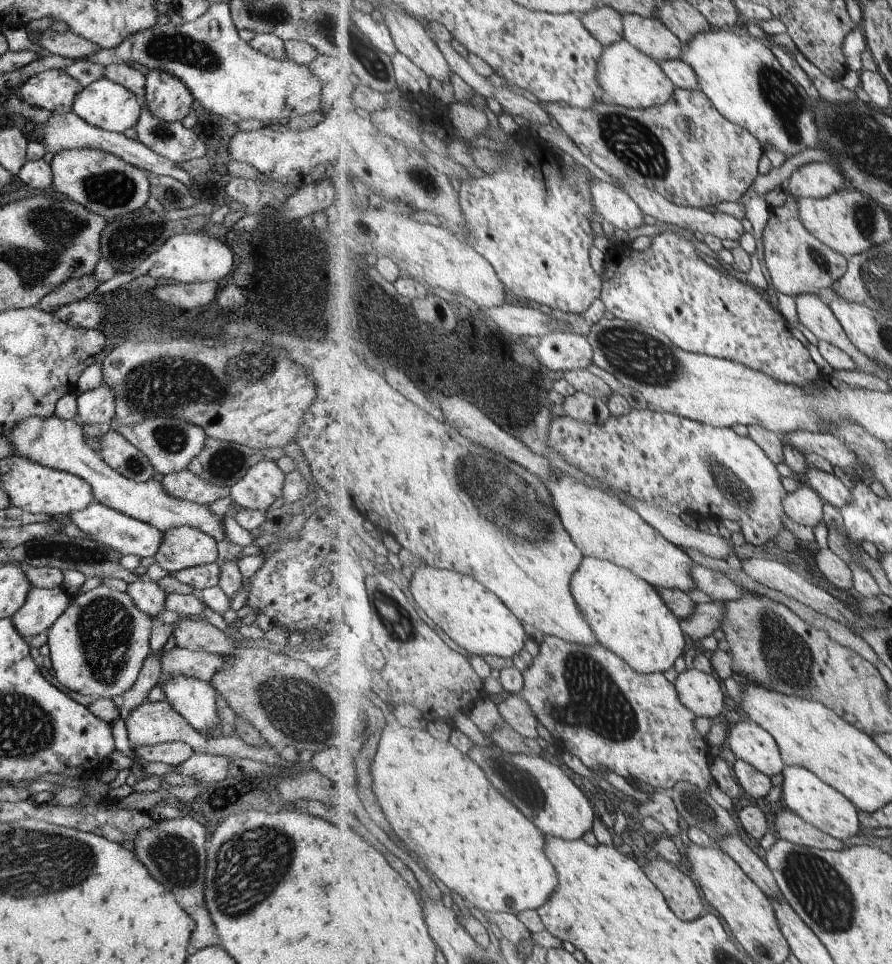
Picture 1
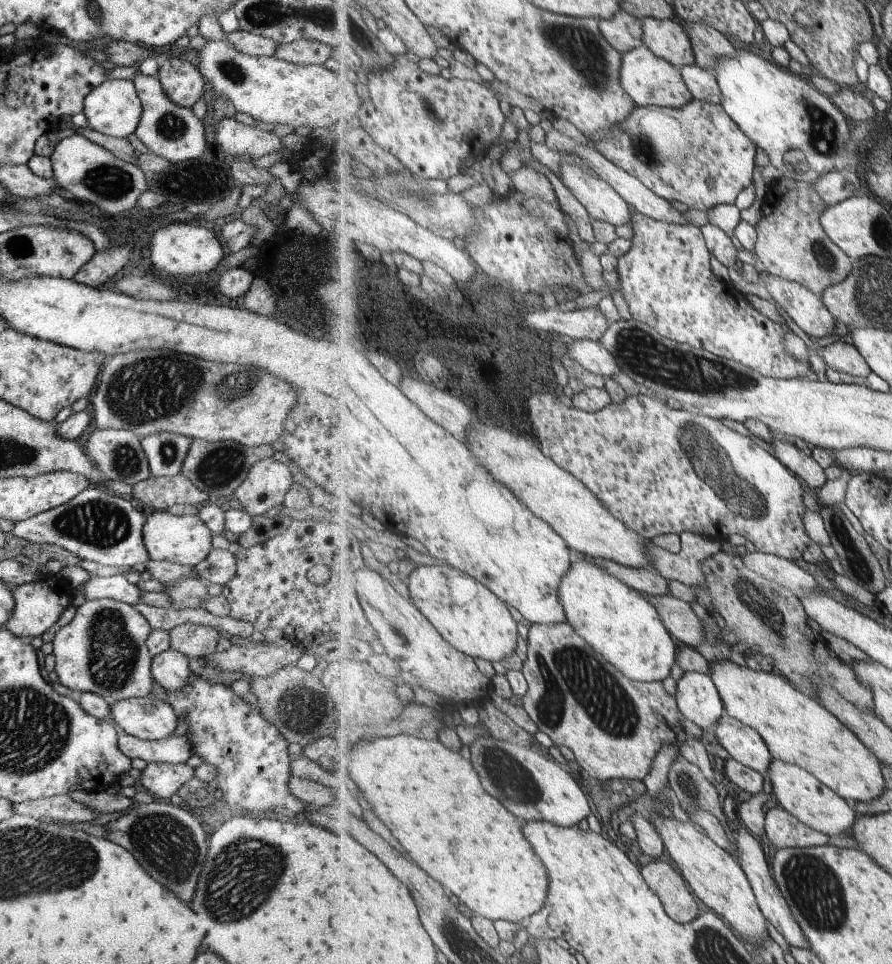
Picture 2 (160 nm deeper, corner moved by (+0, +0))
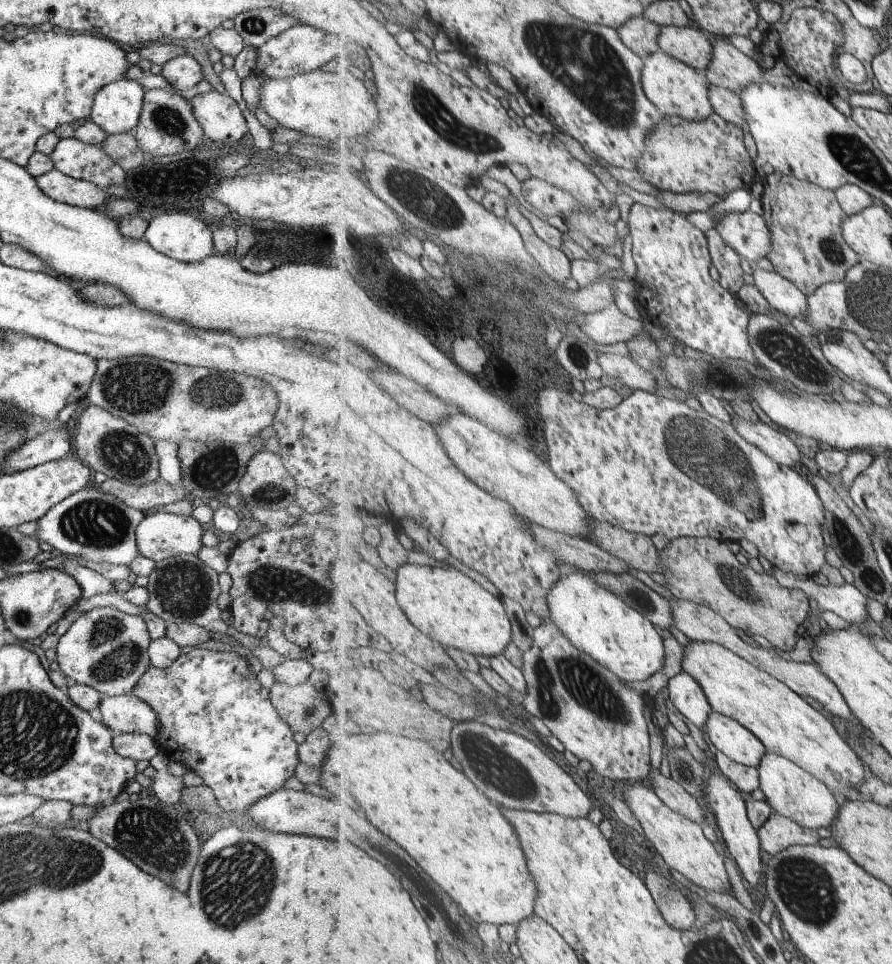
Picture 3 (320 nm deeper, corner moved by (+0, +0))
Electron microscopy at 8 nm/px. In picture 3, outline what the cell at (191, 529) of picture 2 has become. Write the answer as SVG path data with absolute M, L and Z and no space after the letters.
M158 511L153 515L145 513L135 527L134 539L139 555L160 564L168 563L182 554L195 555L202 546L200 542L202 532L202 526L191 515L174 515Z

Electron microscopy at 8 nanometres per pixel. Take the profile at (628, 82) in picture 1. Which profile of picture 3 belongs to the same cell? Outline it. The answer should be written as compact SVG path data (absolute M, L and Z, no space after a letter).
M663 50L645 60L644 89L648 97L669 117L679 117L689 122L703 122L715 112L710 99L710 82L705 72L694 69L681 59Z

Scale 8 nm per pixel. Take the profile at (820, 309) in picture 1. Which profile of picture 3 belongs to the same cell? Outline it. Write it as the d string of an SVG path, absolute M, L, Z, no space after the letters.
M758 268L753 271L754 284L773 309L809 322L808 296L776 270L769 272Z

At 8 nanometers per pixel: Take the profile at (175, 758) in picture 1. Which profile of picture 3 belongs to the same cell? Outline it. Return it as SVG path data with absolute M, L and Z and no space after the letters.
M113 733L111 744L113 750L123 758L137 760L149 760L158 753L155 740L143 733Z

